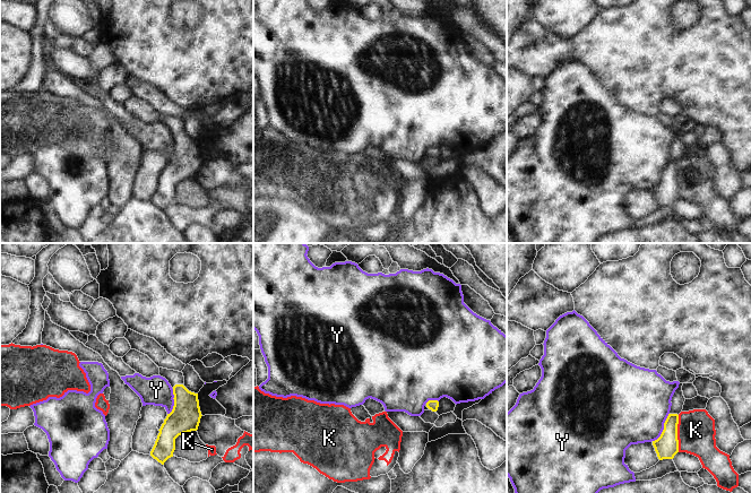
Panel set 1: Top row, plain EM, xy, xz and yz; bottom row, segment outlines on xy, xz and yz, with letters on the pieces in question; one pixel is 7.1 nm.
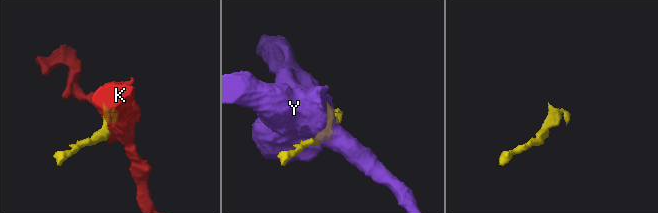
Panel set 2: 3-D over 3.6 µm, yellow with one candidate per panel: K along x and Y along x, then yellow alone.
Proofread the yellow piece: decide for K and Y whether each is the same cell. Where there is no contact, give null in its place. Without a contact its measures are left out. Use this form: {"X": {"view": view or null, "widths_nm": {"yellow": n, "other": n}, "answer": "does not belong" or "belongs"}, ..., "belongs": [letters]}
{"K": {"view": "yz", "widths_nm": {"yellow": 170, "other": 280}, "answer": "does not belong"}, "Y": {"view": "yz", "widths_nm": {"yellow": 170, "other": 460}, "answer": "does not belong"}, "belongs": []}

